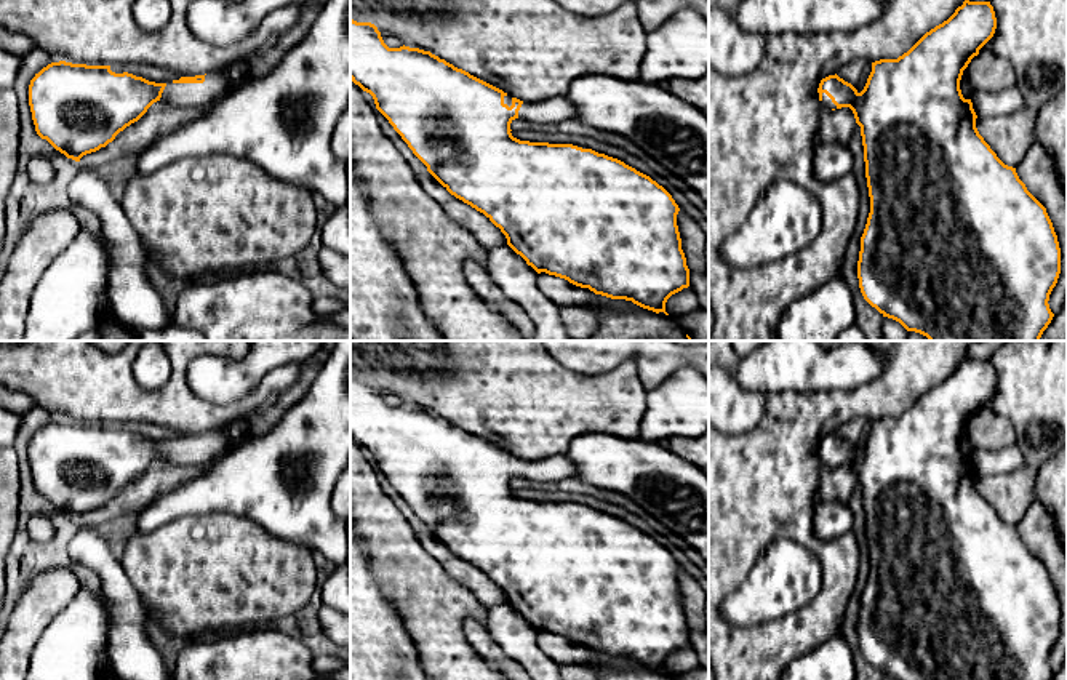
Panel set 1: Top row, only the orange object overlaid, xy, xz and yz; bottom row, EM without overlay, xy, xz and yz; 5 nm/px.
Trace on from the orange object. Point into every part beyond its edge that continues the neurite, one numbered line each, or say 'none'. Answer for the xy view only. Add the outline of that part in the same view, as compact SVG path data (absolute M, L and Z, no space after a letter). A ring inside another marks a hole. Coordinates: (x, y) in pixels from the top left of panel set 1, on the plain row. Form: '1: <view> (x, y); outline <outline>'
1: xy (216, 442); outline M243 418L227 426L208 430L203 442L166 442L162 459L173 464L202 466L206 461L221 458L229 446L240 443L243 435Z

